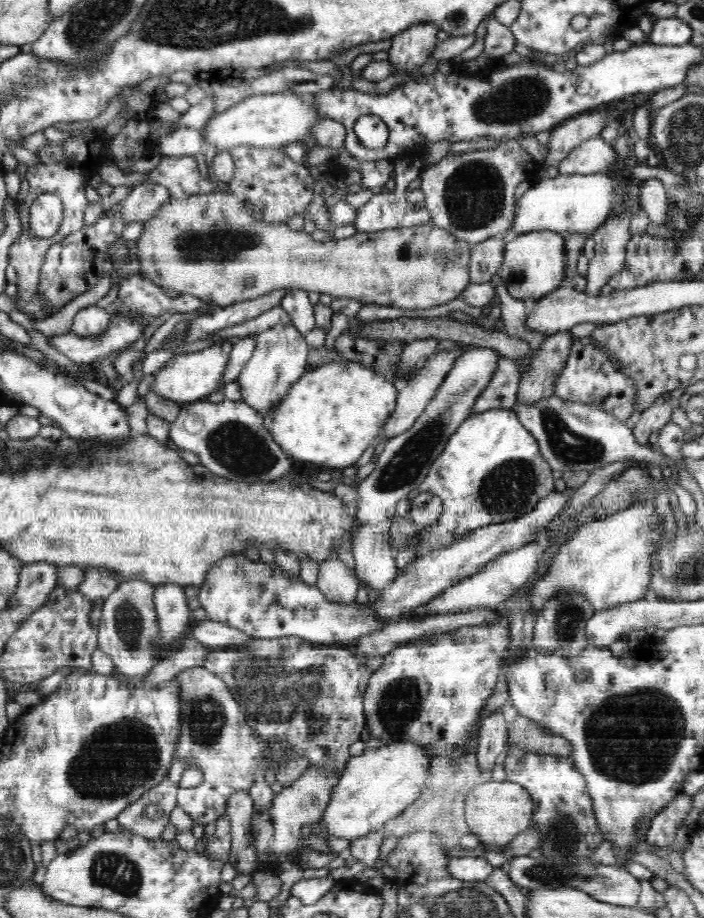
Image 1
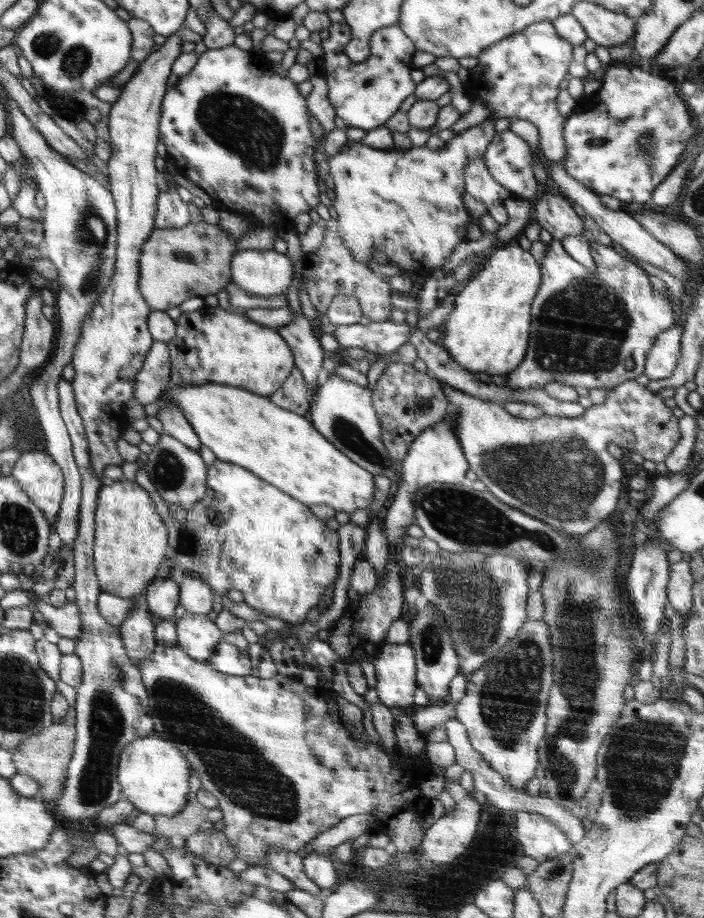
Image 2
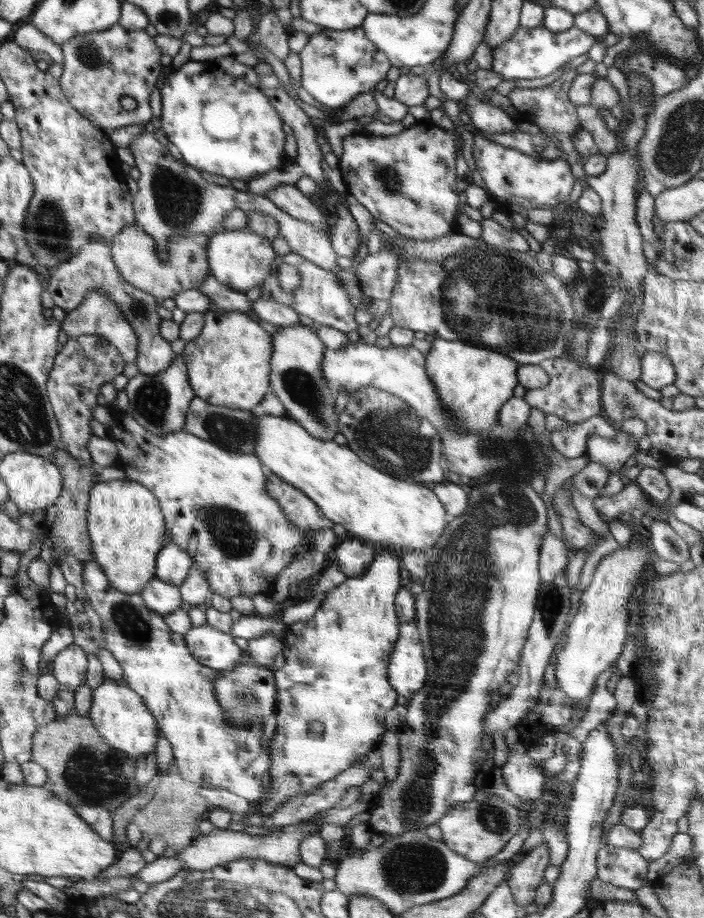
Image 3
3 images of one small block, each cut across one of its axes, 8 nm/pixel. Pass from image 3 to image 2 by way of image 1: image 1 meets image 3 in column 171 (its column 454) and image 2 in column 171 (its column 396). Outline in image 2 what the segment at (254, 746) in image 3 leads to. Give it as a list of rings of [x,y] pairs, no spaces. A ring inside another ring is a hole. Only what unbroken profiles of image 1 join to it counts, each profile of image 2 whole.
[[[156,645],[151,656],[144,657],[143,661],[140,661],[137,666],[142,671],[143,684],[147,688],[148,706],[150,706],[151,717],[153,718],[153,728],[156,728],[154,732],[164,740],[172,742],[180,750],[184,758],[190,763],[191,772],[198,774],[202,784],[201,788],[211,792],[217,798],[223,814],[221,819],[224,820],[226,825],[223,834],[231,842],[231,845],[235,846],[237,858],[250,860],[252,866],[268,867],[267,850],[270,847],[288,852],[300,852],[308,842],[328,831],[343,818],[351,817],[353,814],[364,814],[370,810],[377,816],[377,824],[373,827],[373,831],[384,831],[391,840],[390,849],[392,851],[403,853],[419,848],[425,834],[425,830],[419,825],[419,822],[420,819],[429,813],[428,808],[431,801],[421,791],[421,786],[426,782],[426,778],[430,774],[430,762],[422,759],[422,755],[411,756],[401,752],[398,758],[394,760],[382,747],[382,743],[375,740],[375,738],[368,737],[366,731],[361,736],[354,736],[340,720],[338,702],[336,702],[334,697],[330,700],[330,696],[324,692],[324,688],[319,686],[308,688],[302,682],[290,680],[287,676],[280,674],[272,678],[224,674],[218,672],[206,662],[203,663],[190,658],[178,646],[168,648],[167,646]]]

